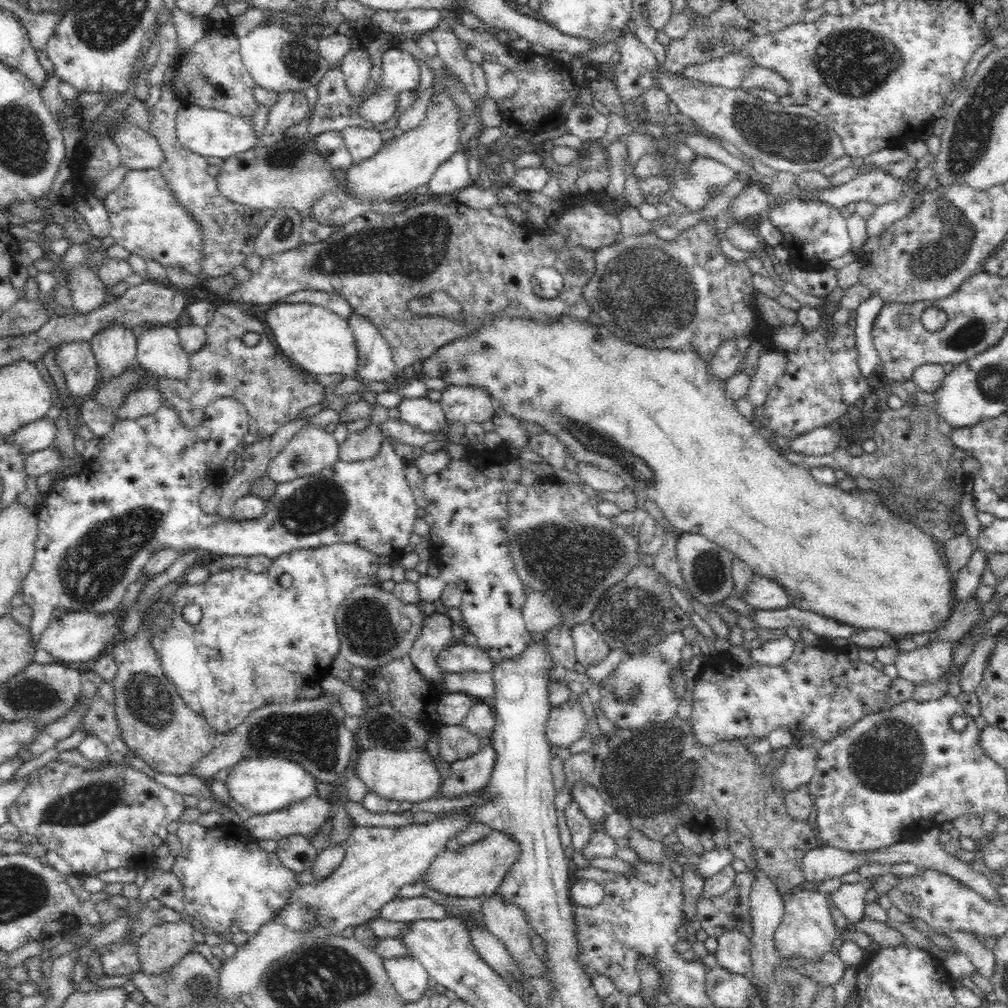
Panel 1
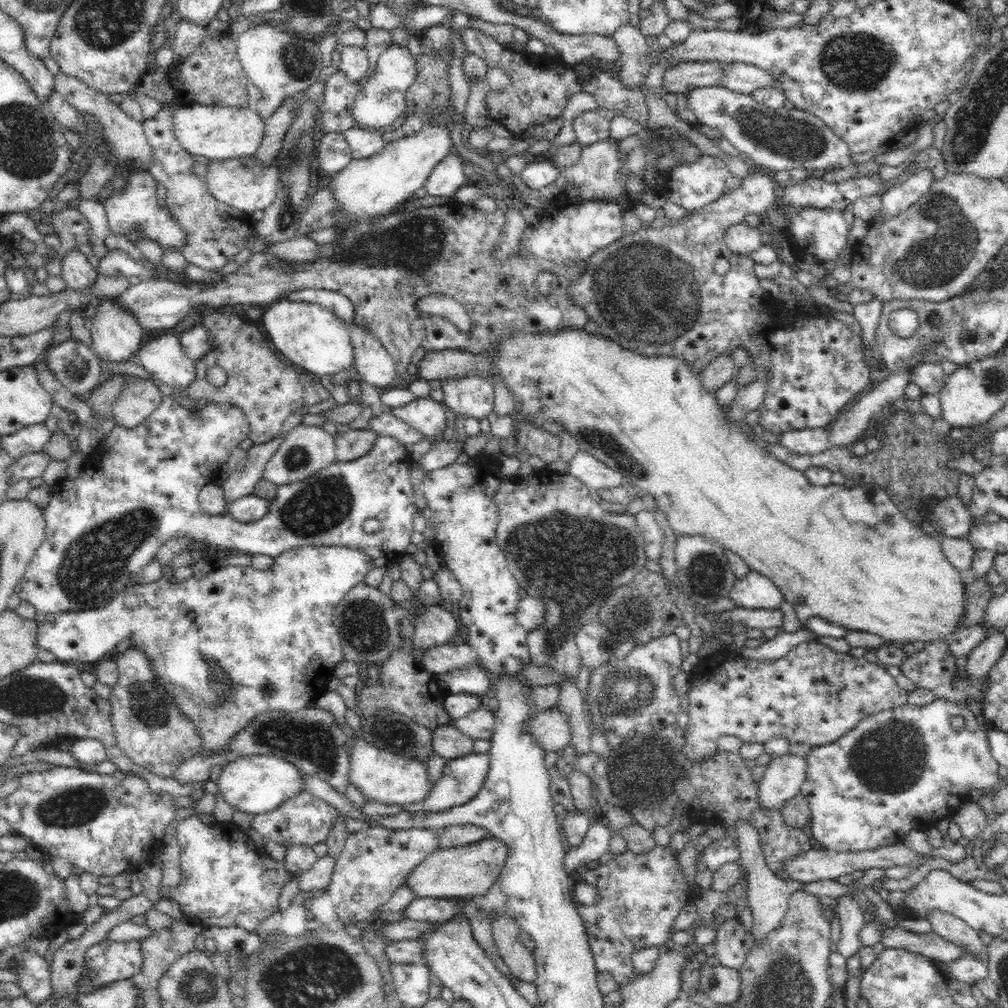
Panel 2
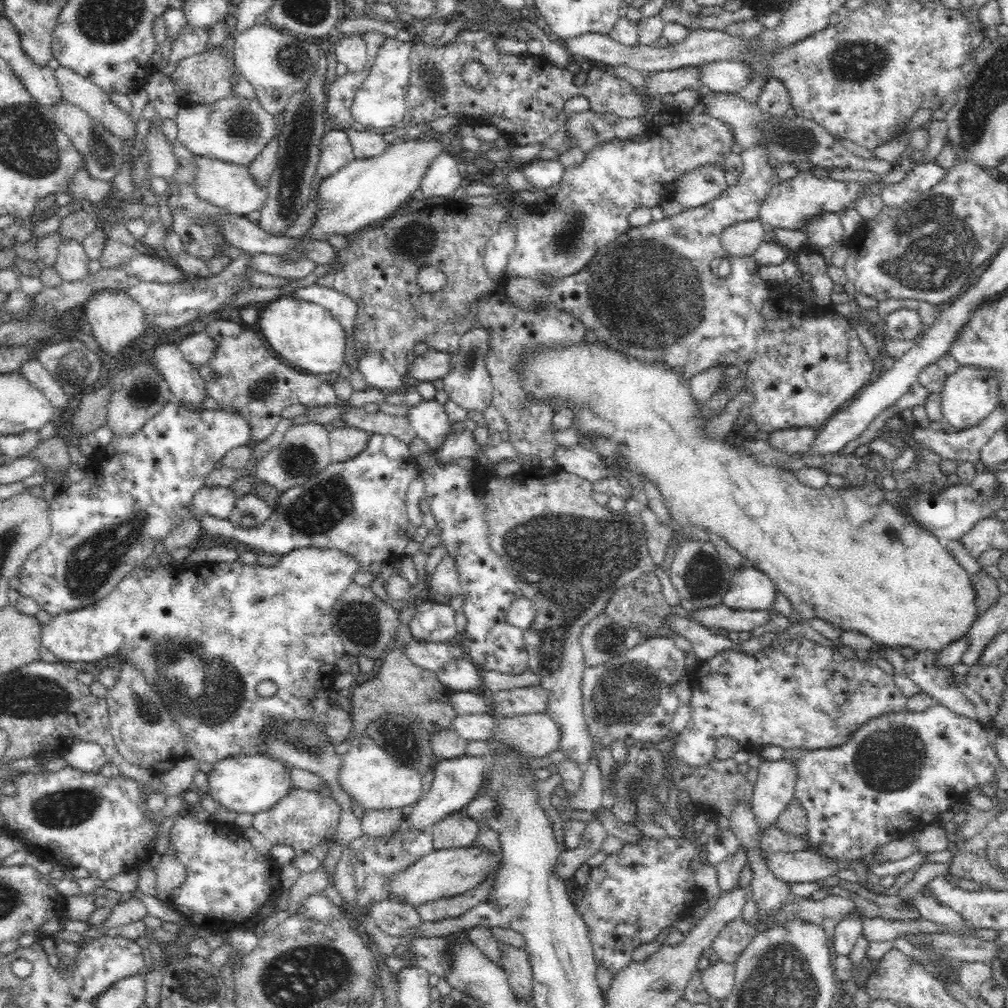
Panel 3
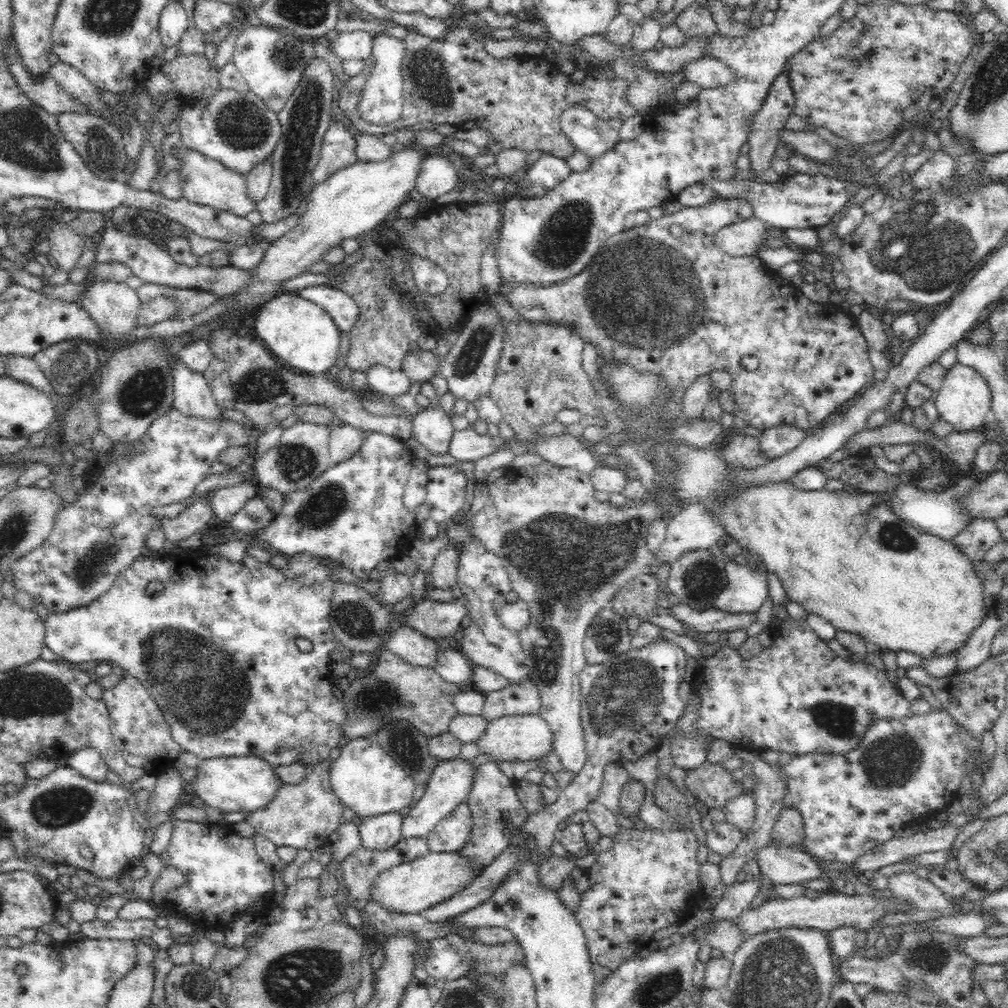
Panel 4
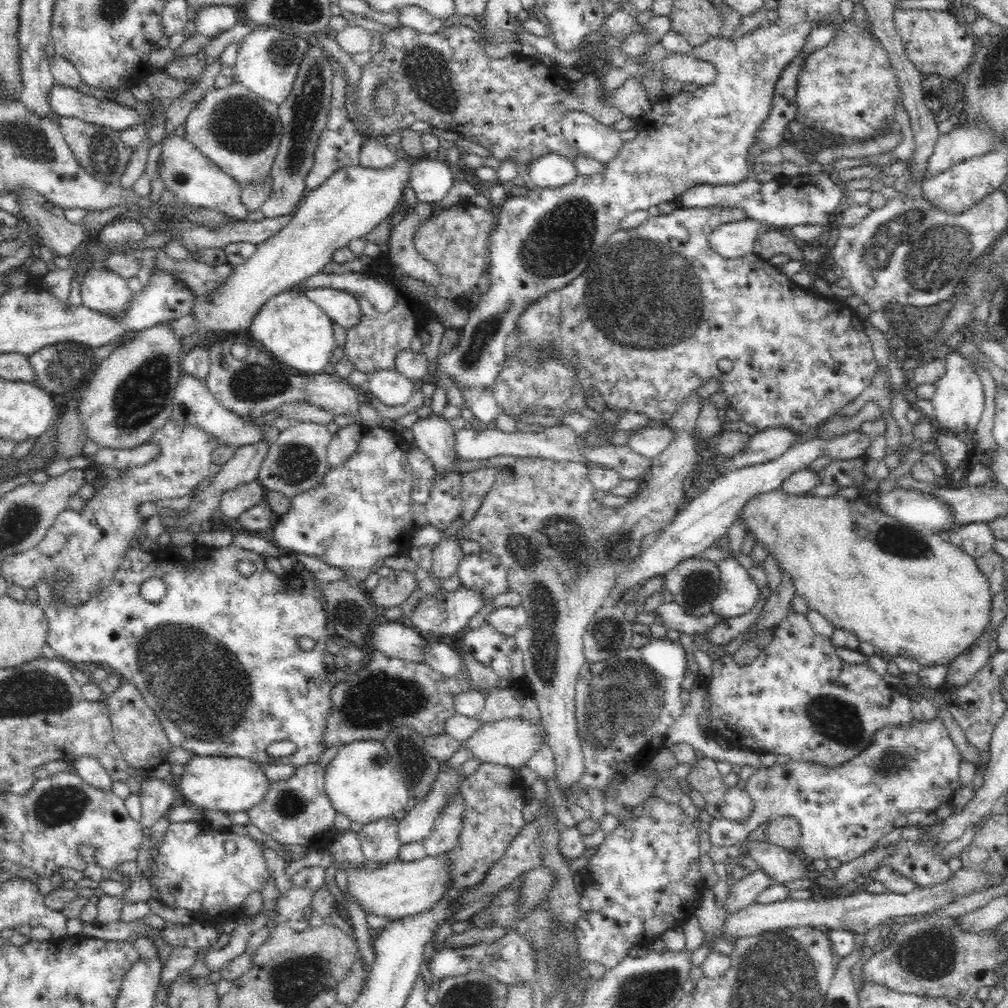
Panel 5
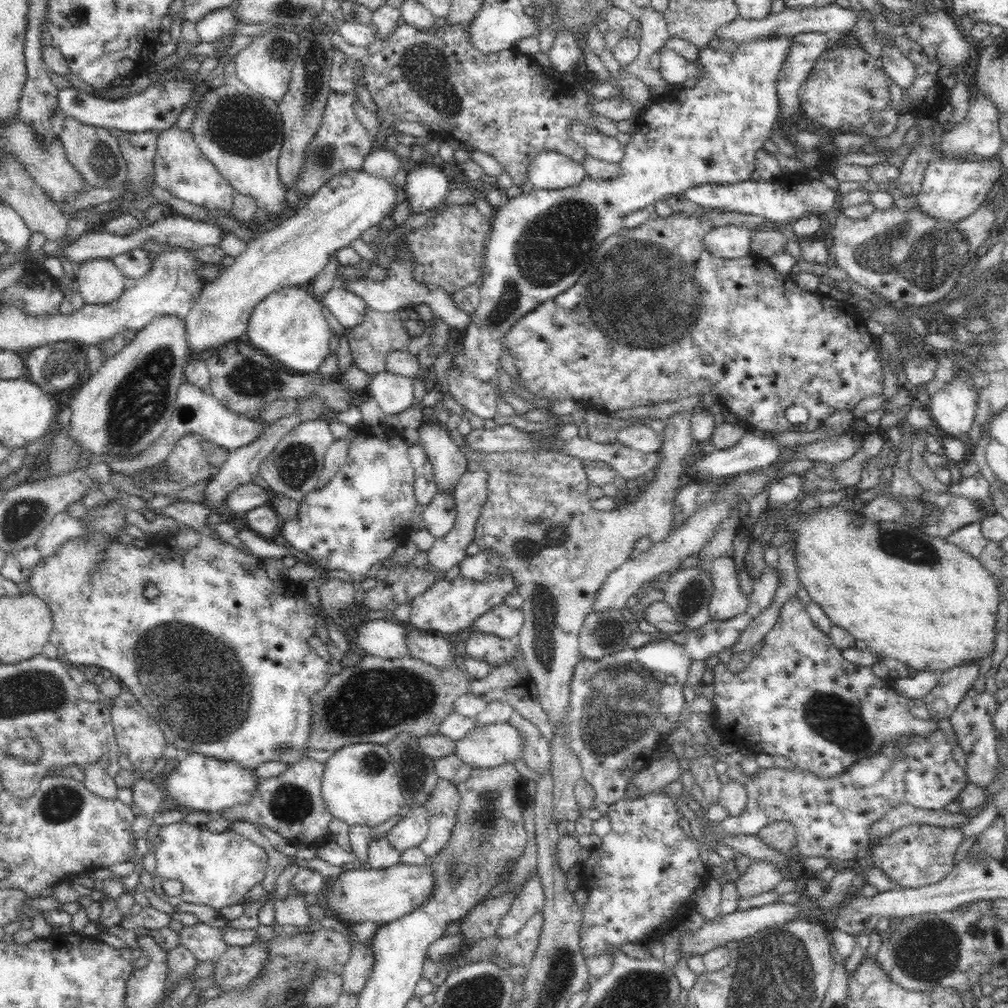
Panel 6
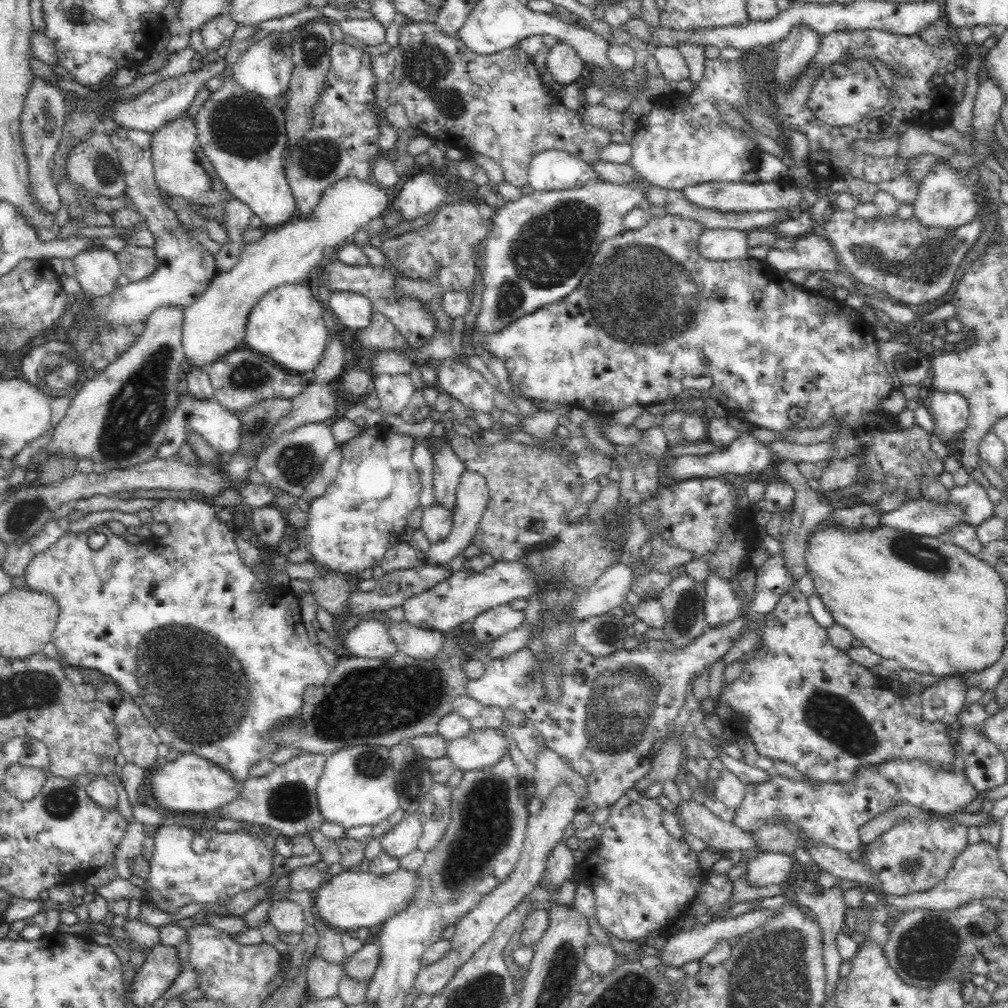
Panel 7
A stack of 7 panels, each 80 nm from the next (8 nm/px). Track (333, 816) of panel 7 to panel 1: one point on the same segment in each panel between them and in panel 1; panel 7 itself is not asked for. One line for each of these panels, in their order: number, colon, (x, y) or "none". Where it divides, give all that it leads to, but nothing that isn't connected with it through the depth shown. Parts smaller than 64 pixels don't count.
1: (413, 775)
2: (381, 775)
3: (374, 778)
4: (365, 778)
5: (362, 781)
6: (360, 785)

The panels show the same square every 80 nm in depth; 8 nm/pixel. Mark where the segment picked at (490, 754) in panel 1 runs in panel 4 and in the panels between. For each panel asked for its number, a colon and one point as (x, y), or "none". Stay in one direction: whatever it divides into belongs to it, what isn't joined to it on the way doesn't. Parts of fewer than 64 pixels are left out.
2: (462, 778)
3: (458, 780)
4: (452, 780)

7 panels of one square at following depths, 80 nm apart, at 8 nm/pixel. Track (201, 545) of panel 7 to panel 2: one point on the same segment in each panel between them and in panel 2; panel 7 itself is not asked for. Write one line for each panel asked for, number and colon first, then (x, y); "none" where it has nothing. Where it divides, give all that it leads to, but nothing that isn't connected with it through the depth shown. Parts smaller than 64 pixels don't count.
2: (263, 640)
3: (204, 638)
4: (217, 650)
5: (217, 659)
6: (220, 660)

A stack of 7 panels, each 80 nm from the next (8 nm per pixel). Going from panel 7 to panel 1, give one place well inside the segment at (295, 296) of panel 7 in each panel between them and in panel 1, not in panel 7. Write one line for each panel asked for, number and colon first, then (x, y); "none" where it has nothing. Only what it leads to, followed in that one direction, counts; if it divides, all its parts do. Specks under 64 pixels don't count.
1: (322, 343)
2: (307, 335)
3: (305, 335)
4: (300, 334)
5: (297, 333)
6: (289, 326)

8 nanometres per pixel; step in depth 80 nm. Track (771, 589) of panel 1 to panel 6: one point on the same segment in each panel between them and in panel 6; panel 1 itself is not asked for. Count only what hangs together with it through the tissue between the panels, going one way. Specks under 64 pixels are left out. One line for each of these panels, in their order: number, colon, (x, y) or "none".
2: (754, 591)
3: (750, 588)
4: (747, 589)
5: (739, 593)
6: (730, 596)

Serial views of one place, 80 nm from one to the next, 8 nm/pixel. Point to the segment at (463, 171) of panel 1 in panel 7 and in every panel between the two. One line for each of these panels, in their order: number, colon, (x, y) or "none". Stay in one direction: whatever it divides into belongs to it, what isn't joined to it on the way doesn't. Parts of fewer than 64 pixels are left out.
2: (447, 177)
3: (442, 178)
4: (437, 176)
5: (431, 179)
6: (427, 185)
7: (421, 193)

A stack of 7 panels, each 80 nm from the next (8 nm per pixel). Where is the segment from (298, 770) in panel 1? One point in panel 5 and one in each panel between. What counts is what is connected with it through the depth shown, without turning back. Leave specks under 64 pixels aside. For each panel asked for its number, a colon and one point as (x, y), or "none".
2: (254, 784)
3: (251, 784)
4: (244, 784)
5: (233, 784)

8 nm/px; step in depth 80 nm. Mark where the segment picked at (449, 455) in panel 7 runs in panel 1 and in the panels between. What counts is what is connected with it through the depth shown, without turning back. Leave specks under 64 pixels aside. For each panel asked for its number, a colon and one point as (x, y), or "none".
1: (422, 412)
2: (426, 415)
3: (429, 420)
4: (431, 425)
5: (435, 435)
6: (449, 463)

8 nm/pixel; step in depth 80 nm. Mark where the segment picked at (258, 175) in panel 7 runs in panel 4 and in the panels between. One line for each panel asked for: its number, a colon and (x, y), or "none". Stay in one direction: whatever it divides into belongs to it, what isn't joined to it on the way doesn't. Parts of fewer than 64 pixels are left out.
4: (237, 129)
5: (238, 130)
6: (241, 132)

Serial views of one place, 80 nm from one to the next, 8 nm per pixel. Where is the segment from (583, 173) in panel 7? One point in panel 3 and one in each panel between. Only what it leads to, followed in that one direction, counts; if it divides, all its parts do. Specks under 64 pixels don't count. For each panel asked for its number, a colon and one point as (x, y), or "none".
3: (541, 174)
4: (548, 171)
5: (551, 170)
6: (550, 170)

